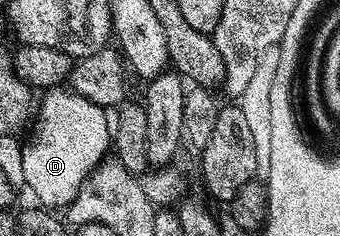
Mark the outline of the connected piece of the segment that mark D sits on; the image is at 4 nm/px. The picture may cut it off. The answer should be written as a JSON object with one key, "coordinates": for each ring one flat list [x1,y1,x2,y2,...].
{"coordinates":[[62,87,59,88,51,88,50,90,47,90,45,92,46,97,44,96,41,98,38,112,36,115,36,120,34,123,34,128,36,127,36,133,32,134,29,141,26,141,23,144,23,161,22,161,22,167,23,167,23,182,25,183,25,186,29,186,31,191,36,195,37,199,35,199,41,206,44,206,48,209,62,209,65,208,69,203,72,203,74,197,77,196,77,193,79,193,81,189,81,185,84,184,85,180,89,178,89,176,100,166,100,164,105,160,105,155,108,151,111,150,112,147,112,125,108,116,108,119,106,117,107,112,105,111,105,108,100,106,100,104,93,102,92,99,89,99,88,96,79,95,76,92,65,89]]}

